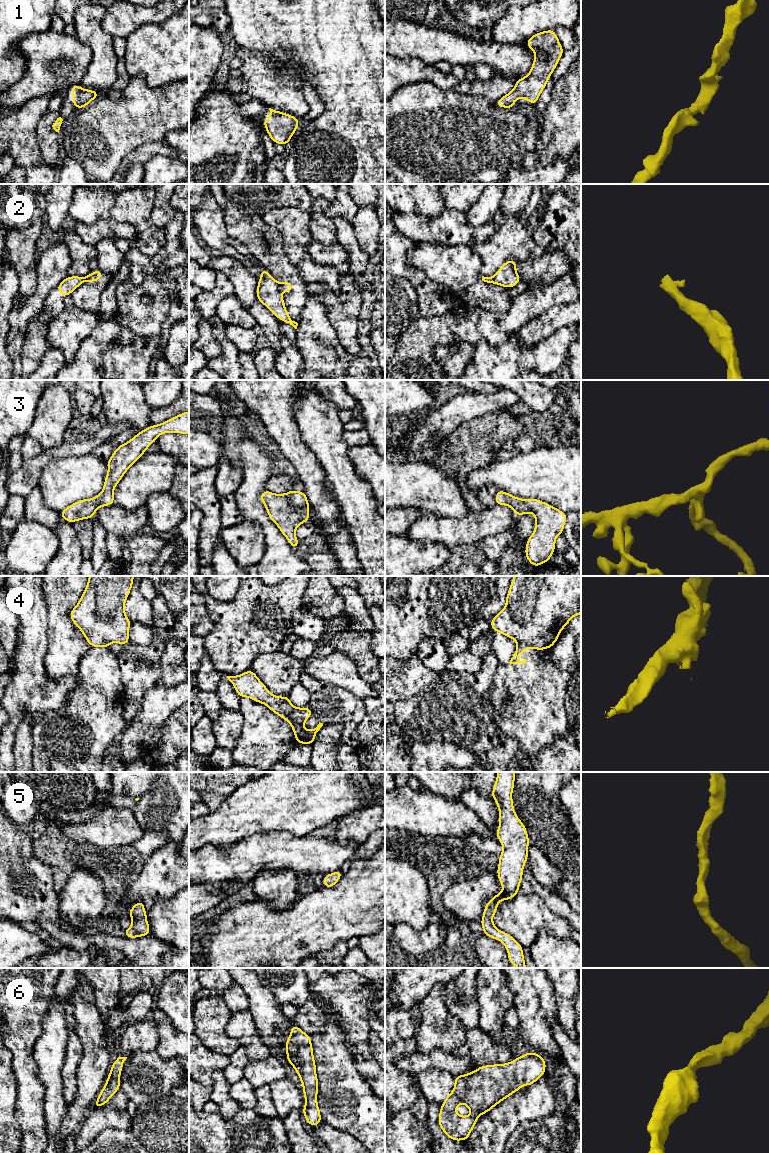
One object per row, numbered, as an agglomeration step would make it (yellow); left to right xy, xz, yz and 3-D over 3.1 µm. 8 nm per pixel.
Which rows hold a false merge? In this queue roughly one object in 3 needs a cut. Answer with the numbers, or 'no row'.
2, 4

